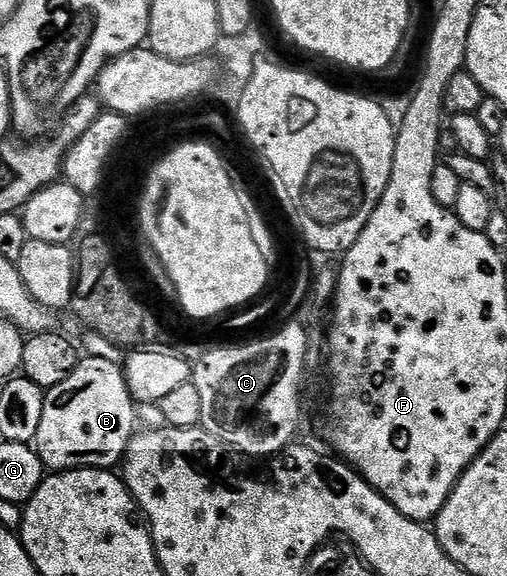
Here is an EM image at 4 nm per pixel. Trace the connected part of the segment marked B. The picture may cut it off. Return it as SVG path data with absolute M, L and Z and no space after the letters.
M85 356L77 363L75 370L71 370L71 374L59 382L59 386L46 391L43 419L39 422L35 441L37 457L46 469L53 472L69 472L73 468L116 469L122 463L129 439L135 435L133 423L136 425L138 420L139 412L125 381L122 365L107 358Z

